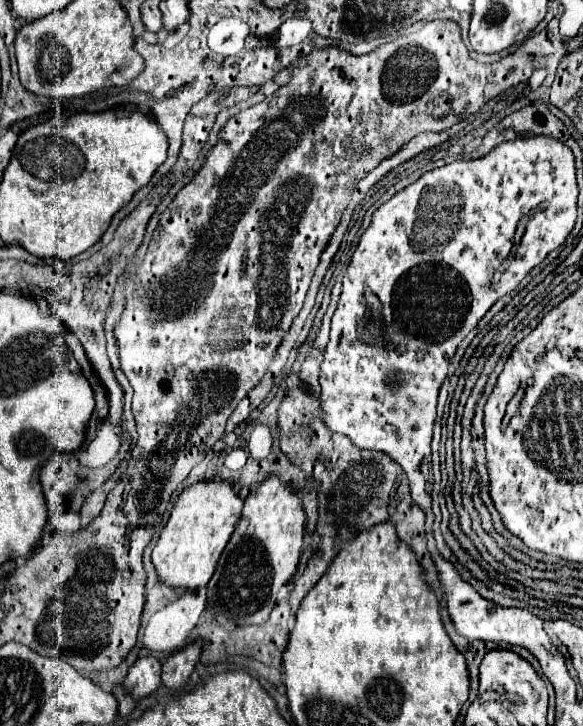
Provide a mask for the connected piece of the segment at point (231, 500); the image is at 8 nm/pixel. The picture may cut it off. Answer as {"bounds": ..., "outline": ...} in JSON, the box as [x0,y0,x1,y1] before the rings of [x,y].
{"bounds":[152,481,242,591],"outline":[[[200,481],[184,489],[178,495],[172,515],[152,549],[152,563],[156,567],[158,579],[164,585],[182,591],[198,591],[206,587],[216,569],[220,553],[224,551],[234,525],[240,519],[240,513],[242,499],[226,481]]]}

